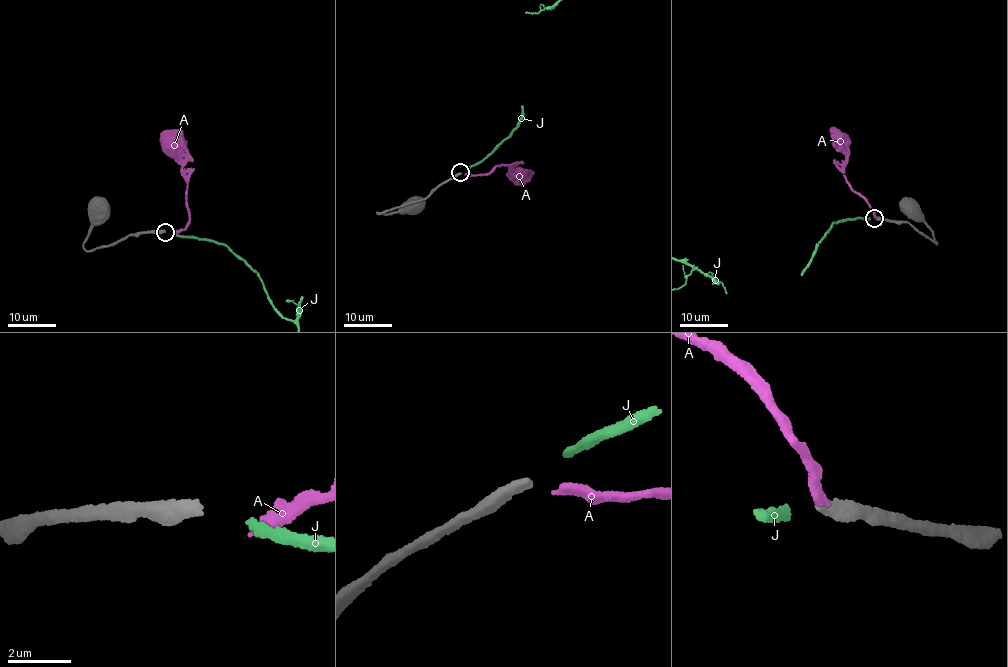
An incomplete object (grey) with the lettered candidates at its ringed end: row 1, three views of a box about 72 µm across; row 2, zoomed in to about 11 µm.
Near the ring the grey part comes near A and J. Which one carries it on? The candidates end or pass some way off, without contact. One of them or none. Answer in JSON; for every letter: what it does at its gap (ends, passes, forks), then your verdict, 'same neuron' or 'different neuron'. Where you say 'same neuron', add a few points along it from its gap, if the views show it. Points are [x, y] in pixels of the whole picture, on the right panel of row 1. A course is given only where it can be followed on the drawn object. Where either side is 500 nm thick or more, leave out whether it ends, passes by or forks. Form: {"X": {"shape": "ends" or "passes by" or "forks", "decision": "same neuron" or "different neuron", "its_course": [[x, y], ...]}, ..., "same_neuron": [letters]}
{"A": {"shape": "ends", "decision": "different neuron"}, "J": {"shape": "ends", "decision": "same neuron"}, "same_neuron": ["J"]}

